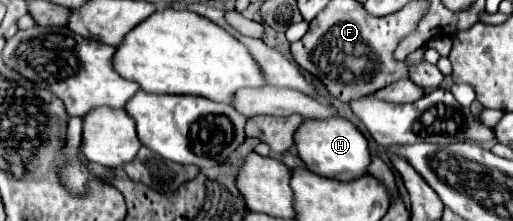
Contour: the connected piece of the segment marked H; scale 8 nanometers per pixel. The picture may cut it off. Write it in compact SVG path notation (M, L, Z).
M340 116L324 118L324 120L310 120L310 118L304 120L302 126L296 130L294 146L300 160L306 164L308 170L320 176L328 176L328 178L354 180L356 176L364 176L370 164L366 138L350 120L340 118Z

